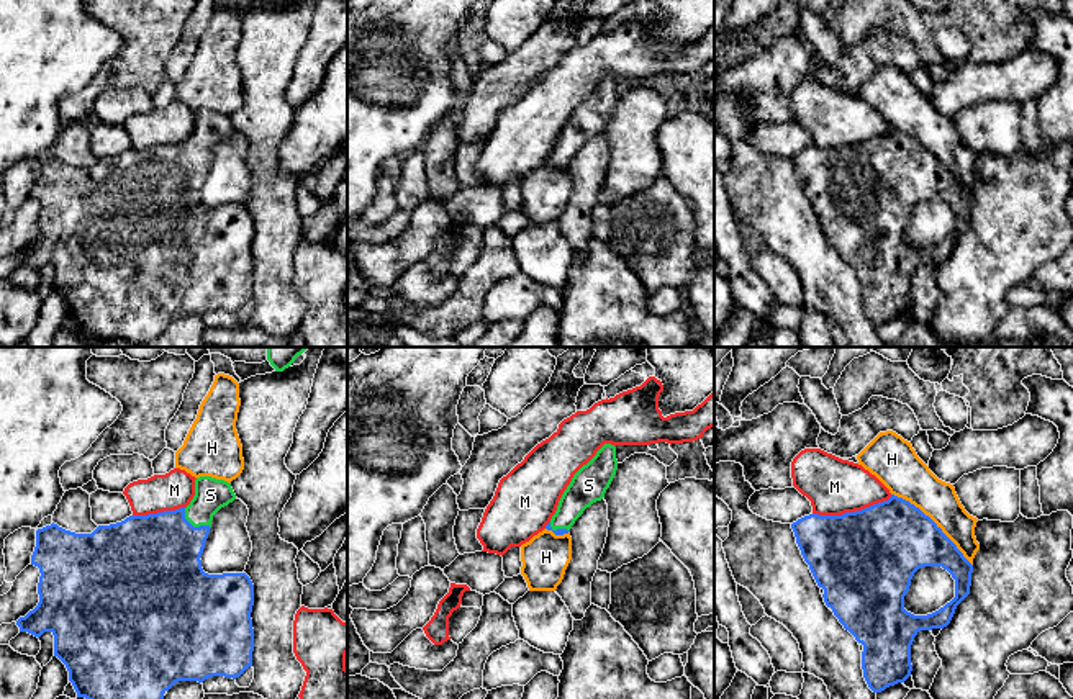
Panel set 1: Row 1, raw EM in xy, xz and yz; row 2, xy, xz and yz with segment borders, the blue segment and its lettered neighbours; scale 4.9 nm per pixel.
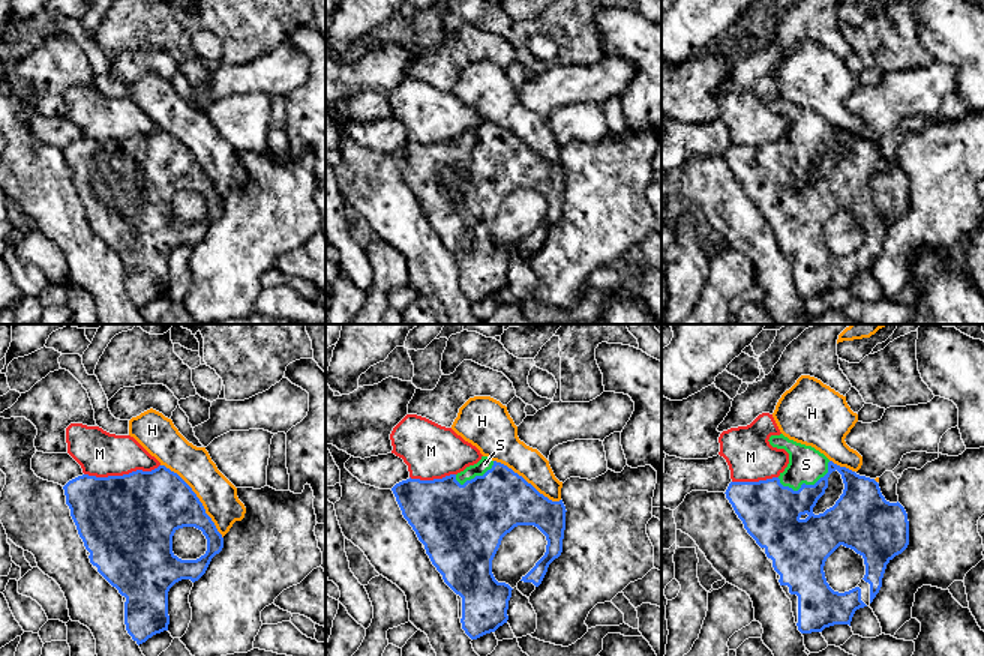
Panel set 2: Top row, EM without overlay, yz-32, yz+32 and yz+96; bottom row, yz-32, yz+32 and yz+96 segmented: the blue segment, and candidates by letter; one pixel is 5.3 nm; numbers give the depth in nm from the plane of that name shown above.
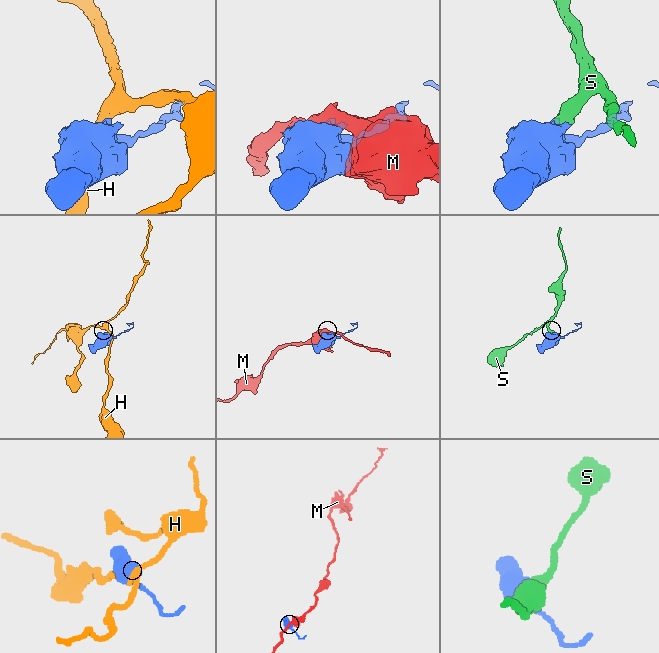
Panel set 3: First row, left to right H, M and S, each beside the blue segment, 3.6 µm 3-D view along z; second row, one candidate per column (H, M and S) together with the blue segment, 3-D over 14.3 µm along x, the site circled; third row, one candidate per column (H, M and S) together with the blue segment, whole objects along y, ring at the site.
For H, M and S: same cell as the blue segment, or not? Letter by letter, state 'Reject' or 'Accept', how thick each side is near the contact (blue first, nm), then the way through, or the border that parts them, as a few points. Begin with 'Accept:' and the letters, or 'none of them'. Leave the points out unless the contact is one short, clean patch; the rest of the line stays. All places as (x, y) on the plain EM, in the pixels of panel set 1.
Accept: S
H: Reject. Thickness 400 nm (blue) against 200 nm
M: Reject. Thickness 480 nm (blue) against 280 nm
S: Accept. Thickness 440 nm (blue) against 160 nm. Path across: xy (154, 193), (192, 159), (210, 128)

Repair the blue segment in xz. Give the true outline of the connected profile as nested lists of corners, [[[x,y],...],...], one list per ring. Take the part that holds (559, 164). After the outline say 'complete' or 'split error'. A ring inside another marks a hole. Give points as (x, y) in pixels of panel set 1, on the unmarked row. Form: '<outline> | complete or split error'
[[[604,77],[596,88],[573,108],[546,162],[555,169],[568,167],[583,144],[604,131],[616,103],[616,80]]] | split error

